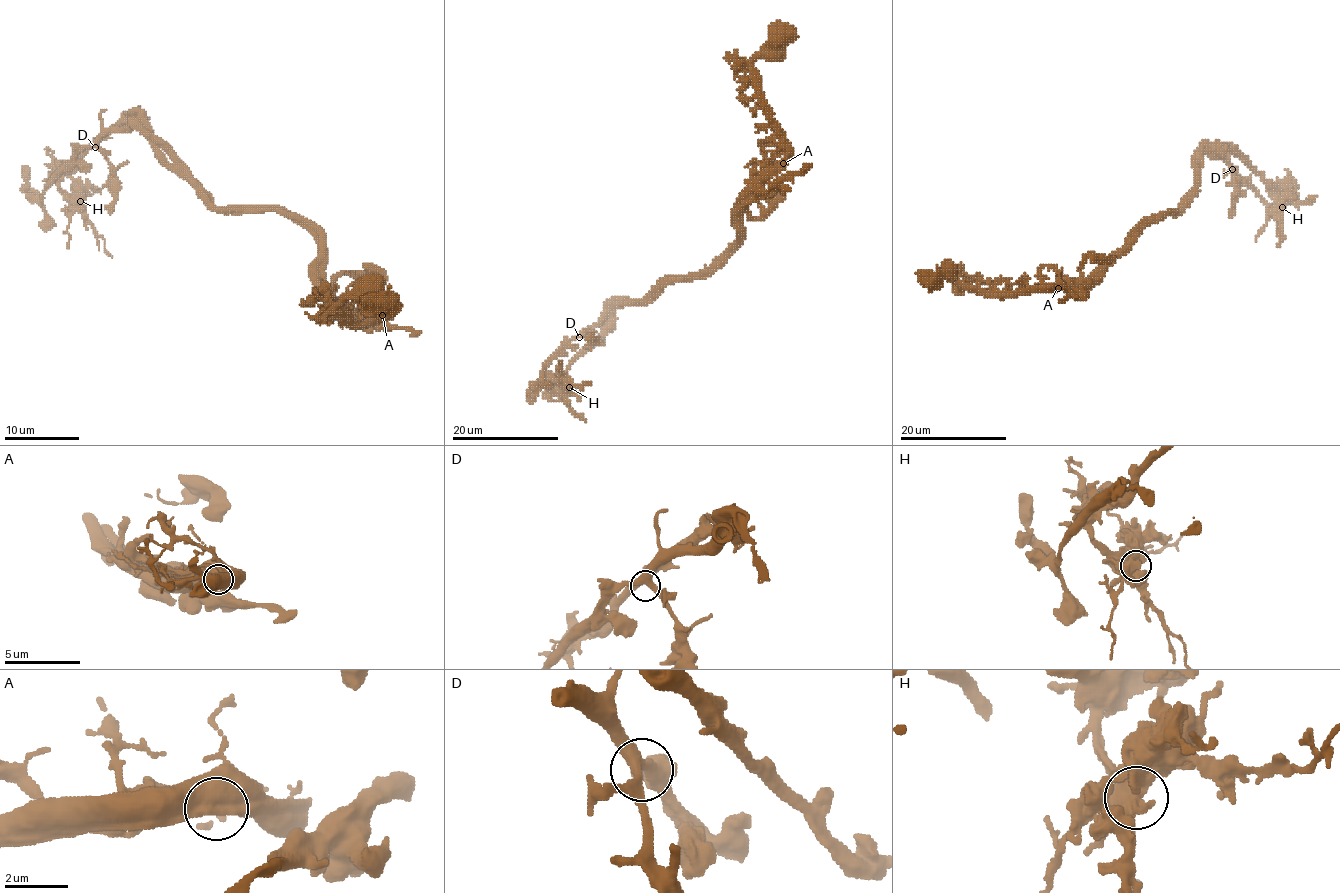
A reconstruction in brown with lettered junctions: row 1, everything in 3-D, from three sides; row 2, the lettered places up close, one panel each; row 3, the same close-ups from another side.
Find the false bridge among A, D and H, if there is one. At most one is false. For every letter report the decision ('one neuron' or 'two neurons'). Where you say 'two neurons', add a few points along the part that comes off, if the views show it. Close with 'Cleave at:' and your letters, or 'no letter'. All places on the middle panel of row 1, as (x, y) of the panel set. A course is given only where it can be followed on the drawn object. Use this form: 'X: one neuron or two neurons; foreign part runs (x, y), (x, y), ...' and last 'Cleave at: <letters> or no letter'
A: two neurons; foreign part runs (783, 163), (746, 203), (742, 236), (708, 271), (666, 278), (643, 300), (614, 300), (542, 369), (528, 397)
D: one neuron
H: one neuron
Cleave at: A

